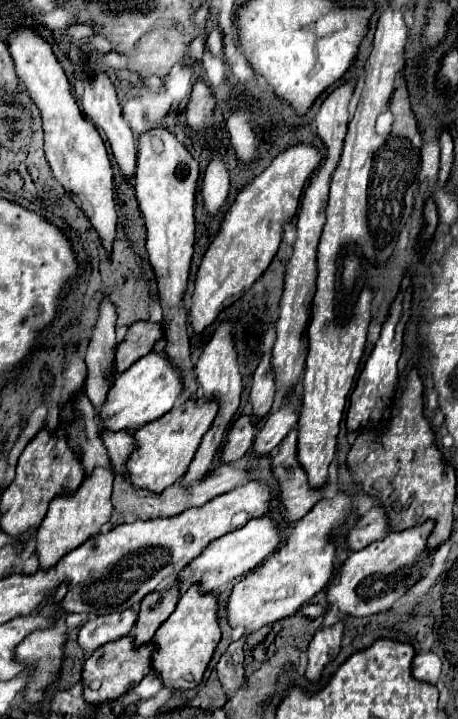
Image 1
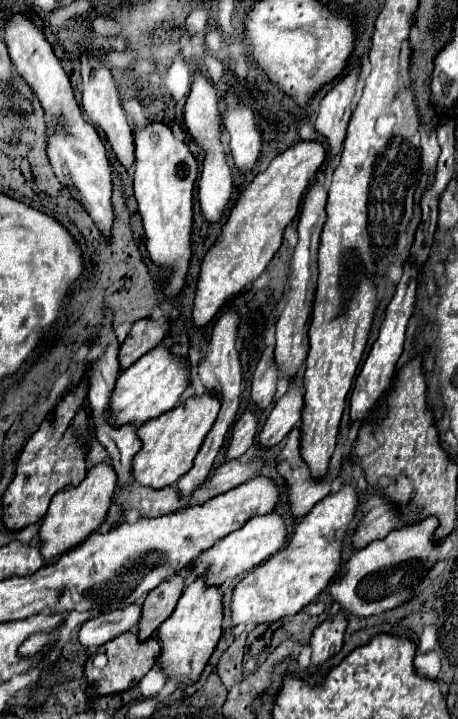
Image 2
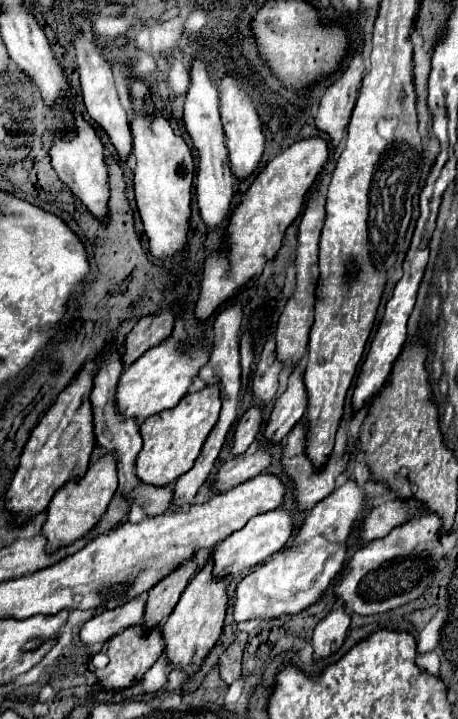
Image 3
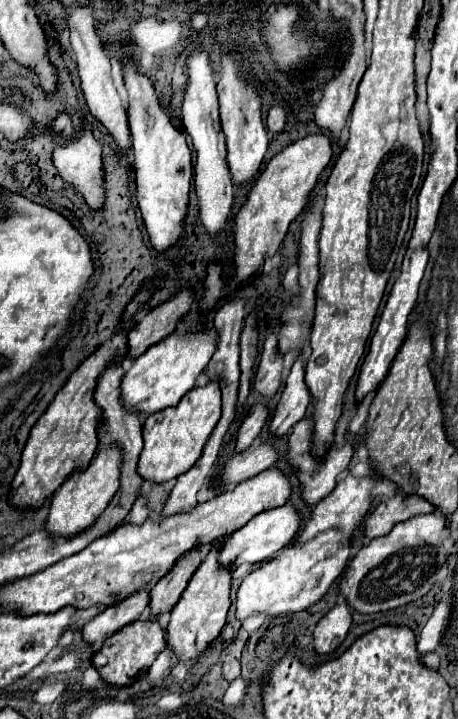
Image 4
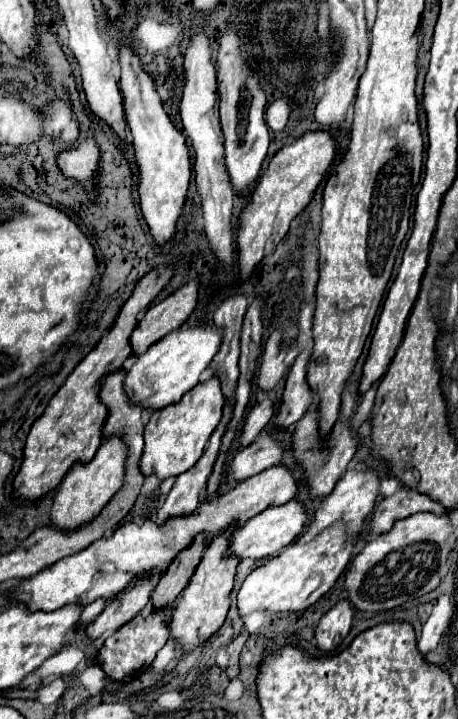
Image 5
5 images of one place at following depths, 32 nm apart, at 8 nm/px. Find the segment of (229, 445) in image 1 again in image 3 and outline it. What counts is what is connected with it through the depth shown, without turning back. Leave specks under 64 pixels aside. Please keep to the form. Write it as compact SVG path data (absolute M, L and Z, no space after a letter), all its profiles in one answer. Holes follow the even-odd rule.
M252 406L244 412L244 416L238 420L236 432L234 432L234 446L232 446L232 454L242 454L248 450L248 446L256 440L256 436L260 434L262 428L262 420L264 420L264 410L262 406Z

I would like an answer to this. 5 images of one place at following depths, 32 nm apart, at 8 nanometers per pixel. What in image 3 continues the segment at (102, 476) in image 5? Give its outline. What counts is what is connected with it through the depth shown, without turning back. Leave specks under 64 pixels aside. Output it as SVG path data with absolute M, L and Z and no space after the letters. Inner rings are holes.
M106 452L96 462L90 464L90 468L86 470L82 478L66 482L54 494L48 506L48 518L42 526L42 532L44 536L48 536L48 540L64 540L68 544L68 540L76 540L76 536L82 536L84 532L88 532L88 528L96 526L96 522L104 514L108 502L112 500L118 488L118 468L116 466L118 466L118 460L114 452Z

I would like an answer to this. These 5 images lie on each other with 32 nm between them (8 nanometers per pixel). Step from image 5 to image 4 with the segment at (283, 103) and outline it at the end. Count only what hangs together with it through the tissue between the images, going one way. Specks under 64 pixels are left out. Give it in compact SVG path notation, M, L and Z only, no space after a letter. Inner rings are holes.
M274 104L268 112L268 120L266 120L266 126L272 130L272 132L280 132L286 124L286 110L282 104Z

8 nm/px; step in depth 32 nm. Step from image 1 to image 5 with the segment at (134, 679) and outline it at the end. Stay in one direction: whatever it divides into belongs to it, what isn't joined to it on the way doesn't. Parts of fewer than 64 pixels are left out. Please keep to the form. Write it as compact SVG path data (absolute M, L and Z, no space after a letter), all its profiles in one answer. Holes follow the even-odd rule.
M152 608L146 616L142 616L142 614L134 616L128 624L124 624L110 638L106 638L104 646L100 648L100 656L104 658L102 668L104 668L106 676L110 676L114 680L130 680L154 662L156 652L164 646L164 642L170 636L170 624L168 624L166 614L168 614L168 610Z

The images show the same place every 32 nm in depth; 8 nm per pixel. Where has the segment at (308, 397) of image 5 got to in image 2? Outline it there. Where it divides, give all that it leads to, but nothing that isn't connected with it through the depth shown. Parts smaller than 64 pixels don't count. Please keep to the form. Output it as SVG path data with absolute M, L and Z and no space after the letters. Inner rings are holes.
M300 374L288 384L288 392L276 402L270 412L258 442L262 448L272 448L282 442L282 438L300 422L304 410L304 390L300 384Z

